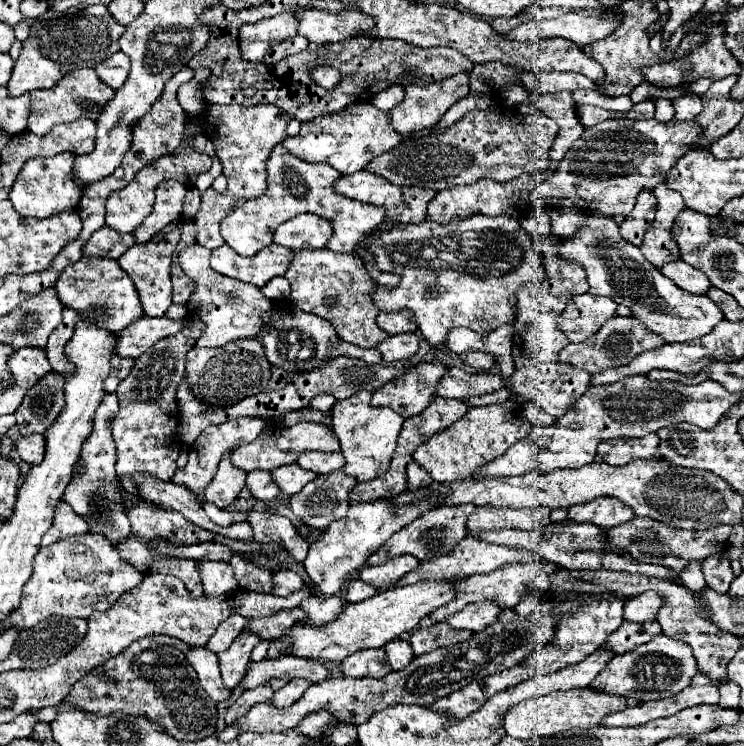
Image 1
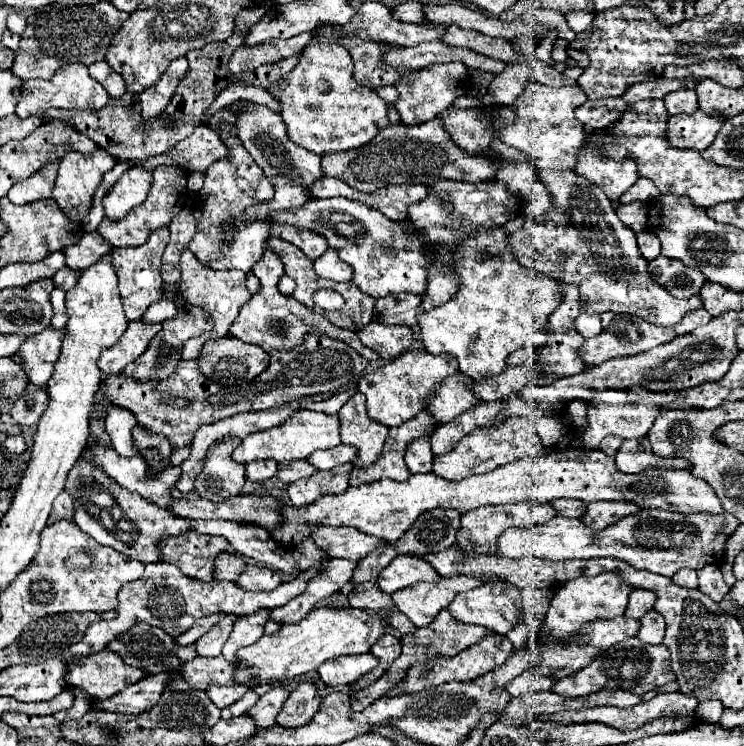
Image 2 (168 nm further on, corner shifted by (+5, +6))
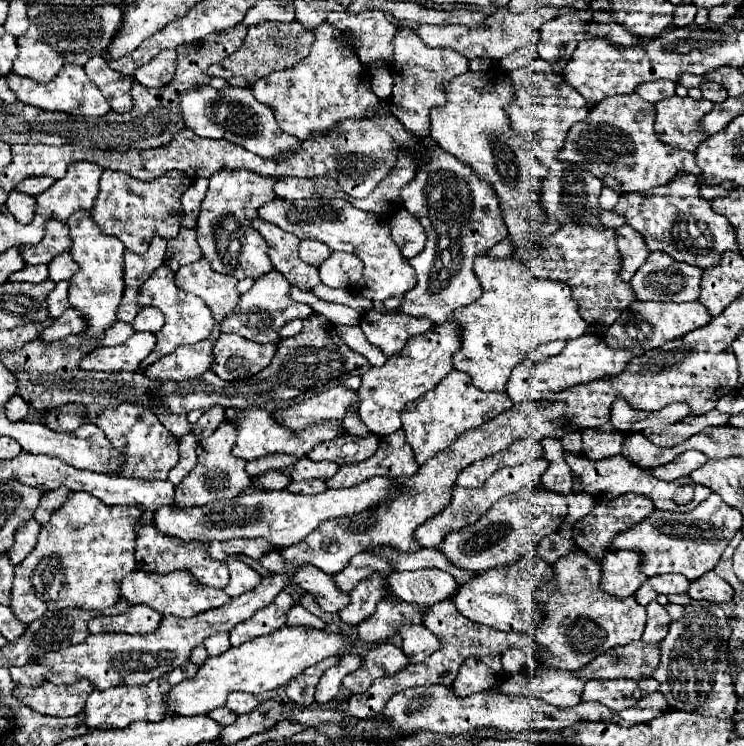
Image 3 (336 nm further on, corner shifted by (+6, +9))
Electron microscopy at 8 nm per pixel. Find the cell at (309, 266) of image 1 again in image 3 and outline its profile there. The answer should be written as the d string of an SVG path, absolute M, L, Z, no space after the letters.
M260 218L252 220L254 230L262 234L262 238L268 242L268 256L274 264L274 268L292 284L298 286L300 290L312 290L320 282L318 270L298 258L298 244L300 238L296 238L290 232L284 232L282 228L264 222Z

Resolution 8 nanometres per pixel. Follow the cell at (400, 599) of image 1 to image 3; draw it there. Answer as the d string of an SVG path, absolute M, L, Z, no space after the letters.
M284 626L268 636L260 636L254 642L246 642L242 646L230 648L228 652L224 652L222 656L214 656L208 658L204 666L200 666L200 670L196 672L194 678L180 682L178 686L170 688L170 694L166 694L166 708L164 714L166 716L198 716L198 714L208 714L214 708L220 708L226 704L226 696L232 692L248 692L248 694L262 694L268 690L276 690L280 686L284 686L288 680L292 680L294 676L298 676L302 670L306 670L308 666L314 666L318 662L322 662L328 656L342 656L342 650L348 646L348 642L344 640L342 634L328 634L326 630L318 630L318 628L308 628L308 626Z

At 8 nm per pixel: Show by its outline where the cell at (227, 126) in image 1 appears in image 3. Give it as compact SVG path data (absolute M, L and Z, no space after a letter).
M220 170L210 178L210 188L208 188L206 198L202 202L202 212L200 212L200 218L198 218L196 234L198 234L198 244L202 248L202 254L212 262L212 268L216 272L230 274L236 280L242 280L242 278L256 280L258 276L268 274L274 268L268 254L266 254L264 238L260 234L256 234L254 228L250 228L250 220L254 220L258 216L256 210L262 204L274 200L274 192L272 192L274 182L276 182L274 178L262 178L262 176L258 176L250 170Z

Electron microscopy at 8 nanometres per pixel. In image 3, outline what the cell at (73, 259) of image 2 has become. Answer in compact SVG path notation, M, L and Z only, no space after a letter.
M60 254L58 258L54 258L50 264L48 264L48 278L54 280L54 282L62 282L62 280L68 280L72 278L72 274L78 272L78 266L72 262L70 254Z

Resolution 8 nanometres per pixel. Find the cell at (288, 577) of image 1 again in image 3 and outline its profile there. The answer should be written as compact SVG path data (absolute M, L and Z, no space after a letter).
M230 560L228 570L230 570L230 582L224 588L224 592L230 594L230 598L236 598L248 590L254 590L262 580L258 572L254 572L250 566L246 566L240 560Z

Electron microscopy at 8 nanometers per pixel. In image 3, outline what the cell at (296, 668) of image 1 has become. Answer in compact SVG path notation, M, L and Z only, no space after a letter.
M188 662L176 670L172 670L172 680L168 676L164 678L156 678L148 684L142 684L142 686L114 686L110 690L94 690L86 702L86 726L90 730L110 730L110 728L126 728L130 726L132 722L136 720L146 720L146 722L158 722L162 720L162 712L166 706L164 704L164 696L166 692L176 684L176 680L186 680L186 678L192 678L196 674L198 666Z

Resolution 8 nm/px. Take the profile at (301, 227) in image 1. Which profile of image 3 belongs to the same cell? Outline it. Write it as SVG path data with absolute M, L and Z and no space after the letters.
M302 240L298 246L298 252L300 252L300 258L312 266L318 266L322 260L326 260L332 254L332 250L318 240Z

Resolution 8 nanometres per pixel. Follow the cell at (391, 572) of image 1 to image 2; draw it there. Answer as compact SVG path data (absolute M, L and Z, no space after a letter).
M397 555L387 569L379 573L375 583L383 593L395 593L417 581L439 581L439 573L435 573L435 569L421 557Z

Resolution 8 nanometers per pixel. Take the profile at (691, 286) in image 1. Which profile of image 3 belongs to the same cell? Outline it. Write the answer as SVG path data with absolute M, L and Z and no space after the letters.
M650 252L646 262L636 270L636 274L630 280L630 286L638 300L660 300L660 302L692 302L698 300L700 294L700 278L702 270L698 266L690 266L684 262L676 262L668 254L662 252Z

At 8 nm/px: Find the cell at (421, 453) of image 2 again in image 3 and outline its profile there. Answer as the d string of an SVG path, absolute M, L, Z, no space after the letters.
M452 370L434 390L406 404L406 408L402 410L402 430L406 434L406 442L416 454L416 462L424 464L438 452L446 450L466 430L478 428L484 422L492 420L496 414L502 414L510 408L512 402L504 392L482 392L472 384L472 378L468 374Z

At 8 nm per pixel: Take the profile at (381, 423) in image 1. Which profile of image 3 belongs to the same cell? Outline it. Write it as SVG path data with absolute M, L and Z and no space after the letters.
M350 410L350 412L346 414L344 426L346 426L348 434L352 434L352 436L368 436L368 434L370 434L370 430L360 422L360 416L358 416L354 410Z

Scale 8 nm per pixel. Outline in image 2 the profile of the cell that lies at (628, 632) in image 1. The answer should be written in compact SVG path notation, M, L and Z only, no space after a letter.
M649 611L647 615L643 615L639 619L639 633L637 637L643 641L643 643L661 643L663 641L663 635L665 635L665 621L659 613L655 611Z

